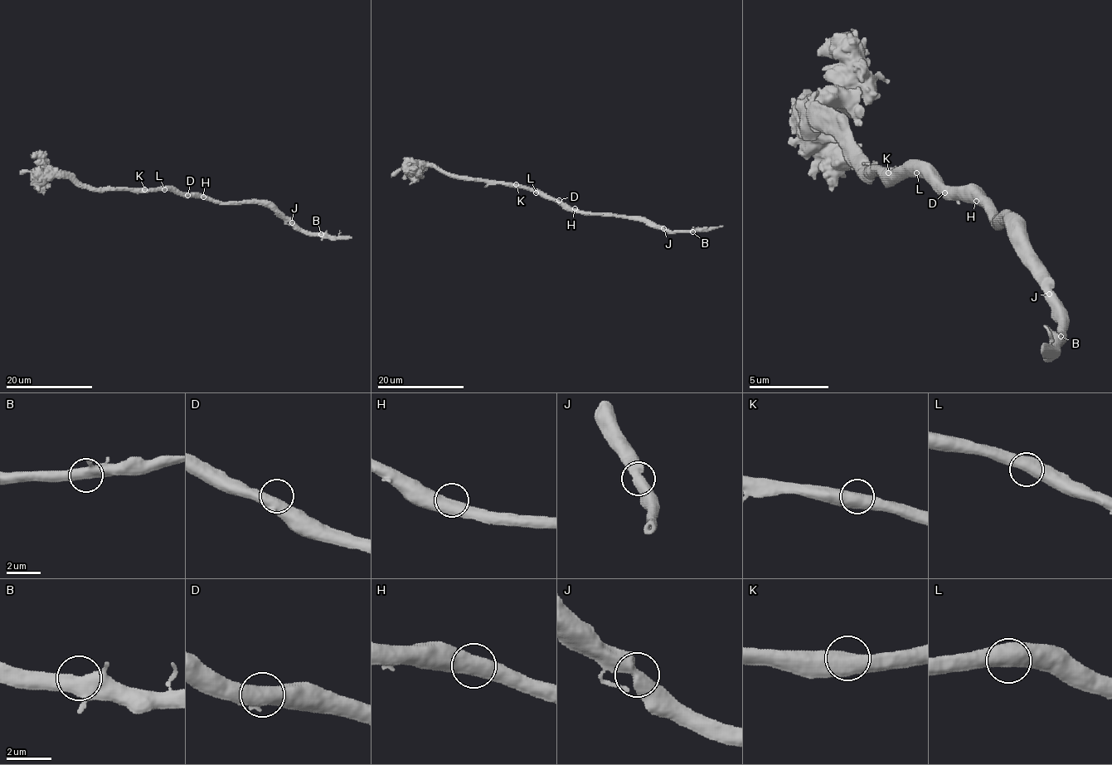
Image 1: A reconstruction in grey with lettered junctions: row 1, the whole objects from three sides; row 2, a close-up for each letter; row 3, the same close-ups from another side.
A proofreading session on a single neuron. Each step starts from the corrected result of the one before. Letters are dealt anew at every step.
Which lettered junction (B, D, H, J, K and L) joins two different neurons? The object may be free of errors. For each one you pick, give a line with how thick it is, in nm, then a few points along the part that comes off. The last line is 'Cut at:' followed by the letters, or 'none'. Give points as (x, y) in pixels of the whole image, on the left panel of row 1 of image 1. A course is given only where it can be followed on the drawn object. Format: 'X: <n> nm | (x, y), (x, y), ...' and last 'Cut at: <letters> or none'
J: 550 nm | (292, 221), (311, 232), (352, 238)
Cut at: J

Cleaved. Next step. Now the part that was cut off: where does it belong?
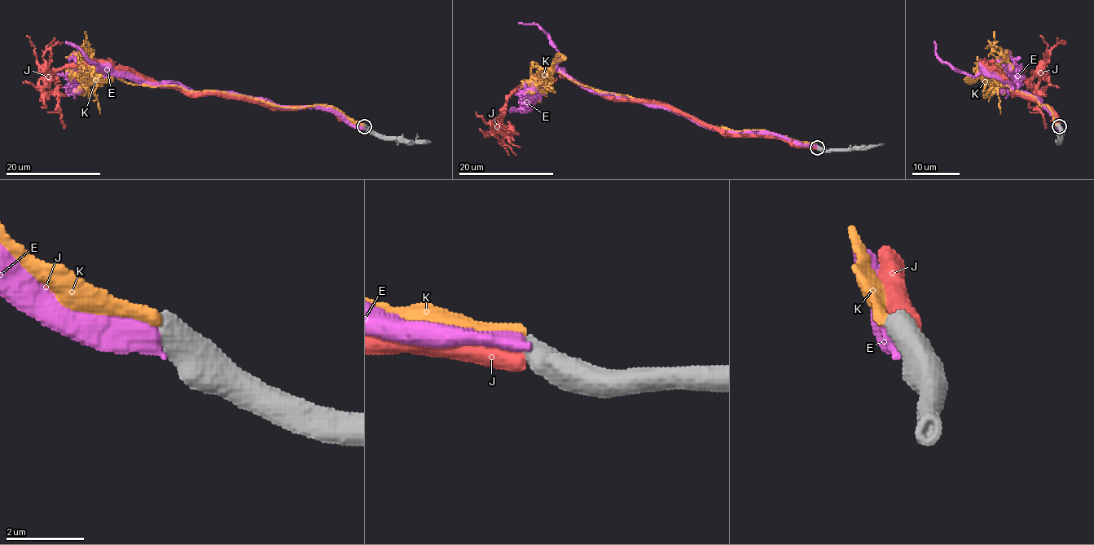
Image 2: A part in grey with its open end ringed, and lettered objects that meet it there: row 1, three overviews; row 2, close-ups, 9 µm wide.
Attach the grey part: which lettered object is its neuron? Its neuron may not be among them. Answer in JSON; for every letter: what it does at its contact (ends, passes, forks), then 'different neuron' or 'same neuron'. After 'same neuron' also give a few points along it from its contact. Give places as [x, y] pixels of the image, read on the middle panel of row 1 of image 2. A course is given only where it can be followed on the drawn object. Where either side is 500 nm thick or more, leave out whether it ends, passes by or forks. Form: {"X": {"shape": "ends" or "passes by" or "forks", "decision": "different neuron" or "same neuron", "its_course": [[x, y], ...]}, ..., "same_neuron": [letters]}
{"E": {"decision": "different neuron"}, "J": {"decision": "same neuron", "its_course": [[816, 147], [721, 134], [558, 71], [540, 71], [507, 98], [494, 122], [517, 134]]}, "K": {"decision": "different neuron"}, "same_neuron": ["J"]}

